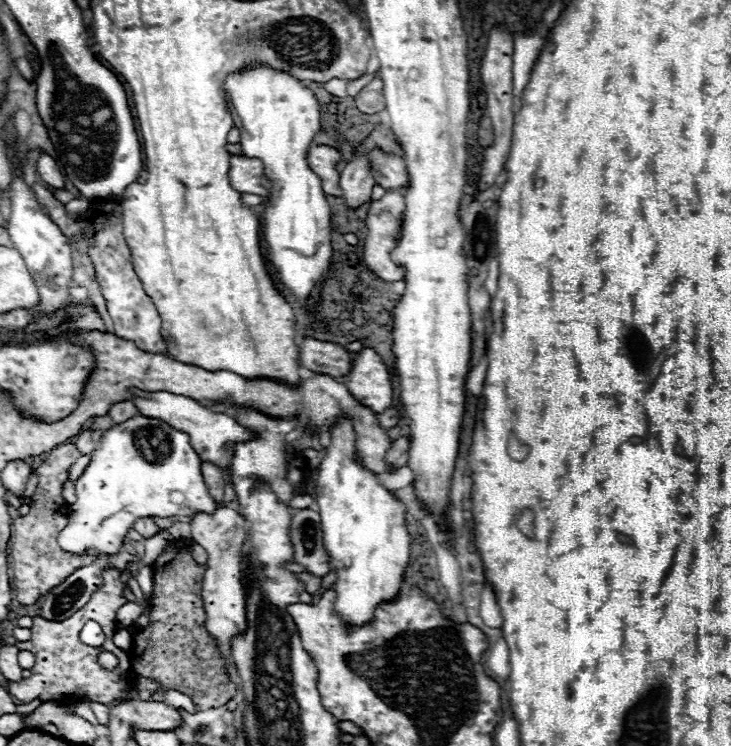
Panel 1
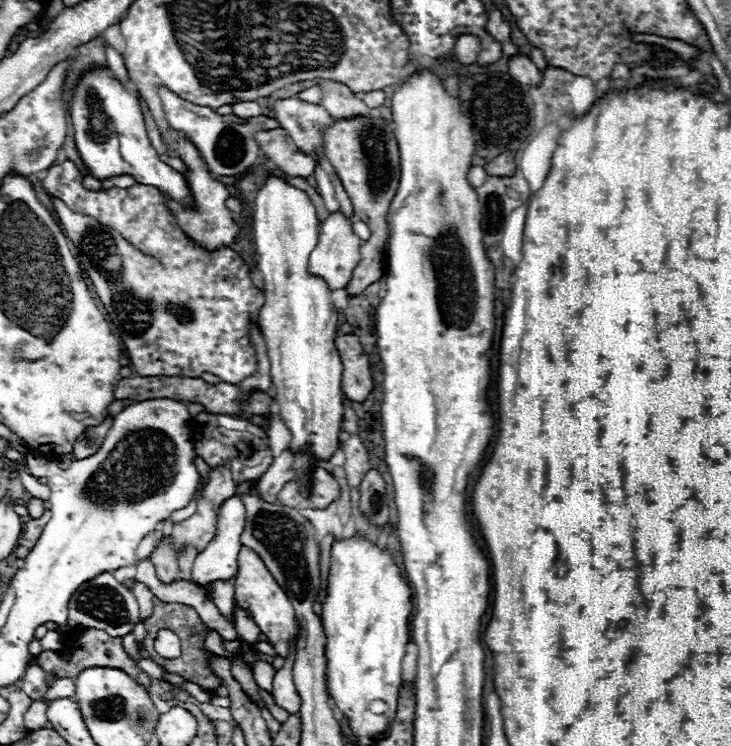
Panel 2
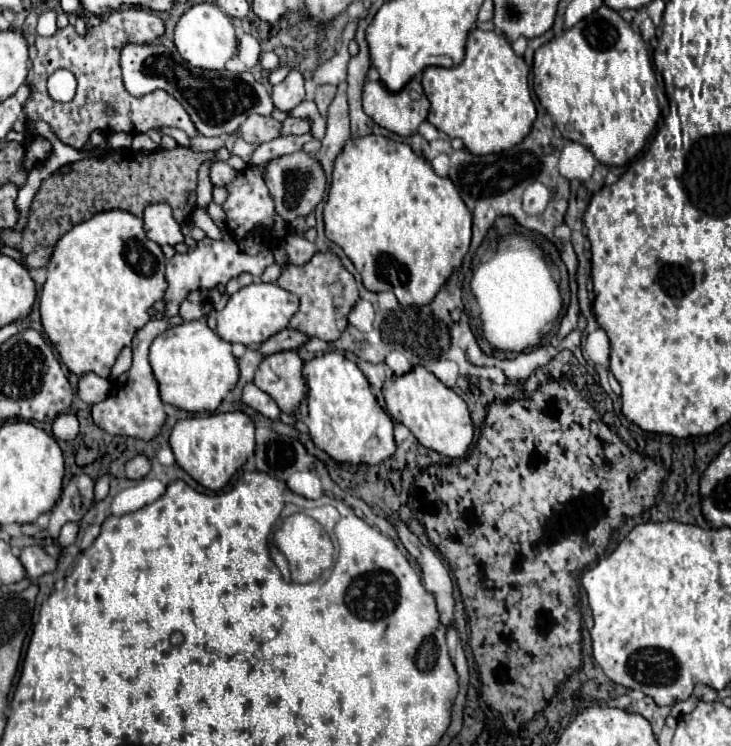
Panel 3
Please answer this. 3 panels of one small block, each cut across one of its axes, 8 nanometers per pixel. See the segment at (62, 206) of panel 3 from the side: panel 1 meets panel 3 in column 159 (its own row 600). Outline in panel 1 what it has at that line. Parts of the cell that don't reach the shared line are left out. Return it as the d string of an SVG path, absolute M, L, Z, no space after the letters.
M184 542L168 544L152 566L154 594L148 600L150 624L134 634L132 672L160 682L166 690L180 690L204 708L228 704L236 694L236 684L228 678L226 660L206 630L206 612L202 608L202 578L206 568L194 562Z

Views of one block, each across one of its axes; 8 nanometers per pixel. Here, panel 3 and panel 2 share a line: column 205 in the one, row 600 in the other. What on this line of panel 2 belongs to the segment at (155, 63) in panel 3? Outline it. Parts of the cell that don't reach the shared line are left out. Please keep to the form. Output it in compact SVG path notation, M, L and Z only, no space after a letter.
M98 574L90 582L84 582L78 586L78 590L72 594L68 604L68 624L70 626L82 626L82 628L100 628L106 630L110 636L126 636L132 632L132 628L140 622L140 610L138 602L132 596L130 590L126 590L112 574Z

